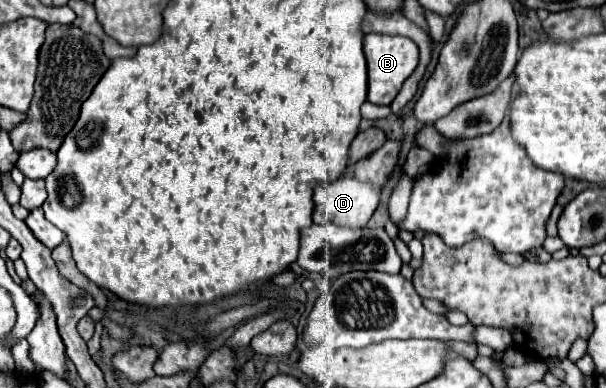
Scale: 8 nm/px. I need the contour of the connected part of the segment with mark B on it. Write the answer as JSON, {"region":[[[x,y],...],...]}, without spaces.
{"region":[[[365,35],[363,39],[363,51],[367,57],[367,99],[375,105],[391,105],[395,95],[399,93],[403,81],[415,71],[419,63],[419,49],[409,37],[401,35]]]}

